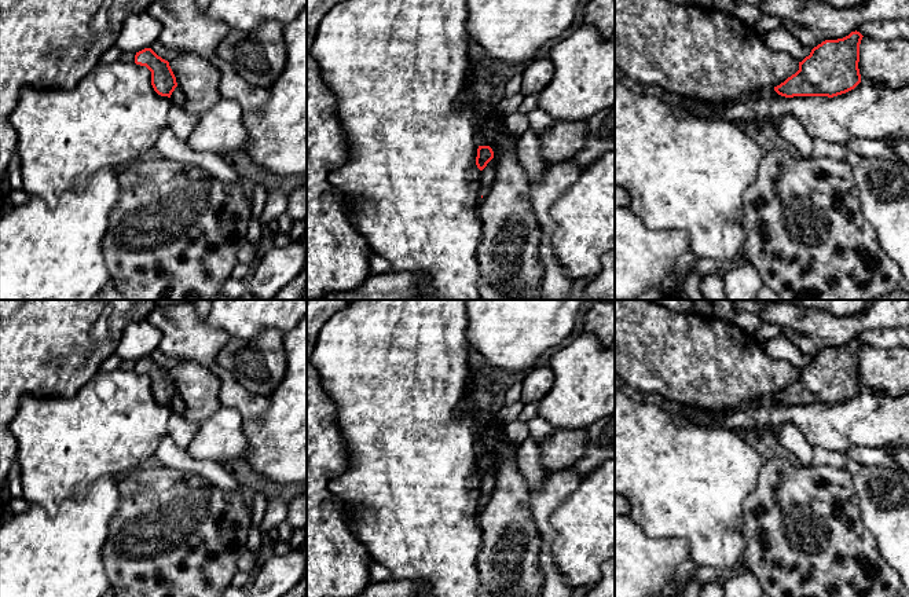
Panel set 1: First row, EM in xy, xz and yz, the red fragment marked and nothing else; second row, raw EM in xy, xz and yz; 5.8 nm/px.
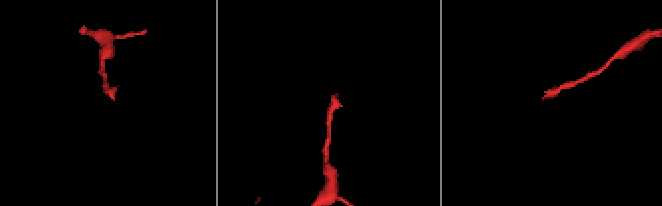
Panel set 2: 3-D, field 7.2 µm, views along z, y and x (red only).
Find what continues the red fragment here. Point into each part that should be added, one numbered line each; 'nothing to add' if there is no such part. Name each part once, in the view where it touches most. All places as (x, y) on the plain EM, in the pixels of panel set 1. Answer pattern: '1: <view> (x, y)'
1: xz (487, 482)

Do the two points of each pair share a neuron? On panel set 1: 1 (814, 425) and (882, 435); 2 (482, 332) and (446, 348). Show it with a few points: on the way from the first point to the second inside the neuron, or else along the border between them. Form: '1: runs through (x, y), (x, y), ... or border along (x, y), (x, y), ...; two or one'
1: runs through (831, 425), (865, 425); one
2: border along (466, 314), (466, 340), (471, 347); two

